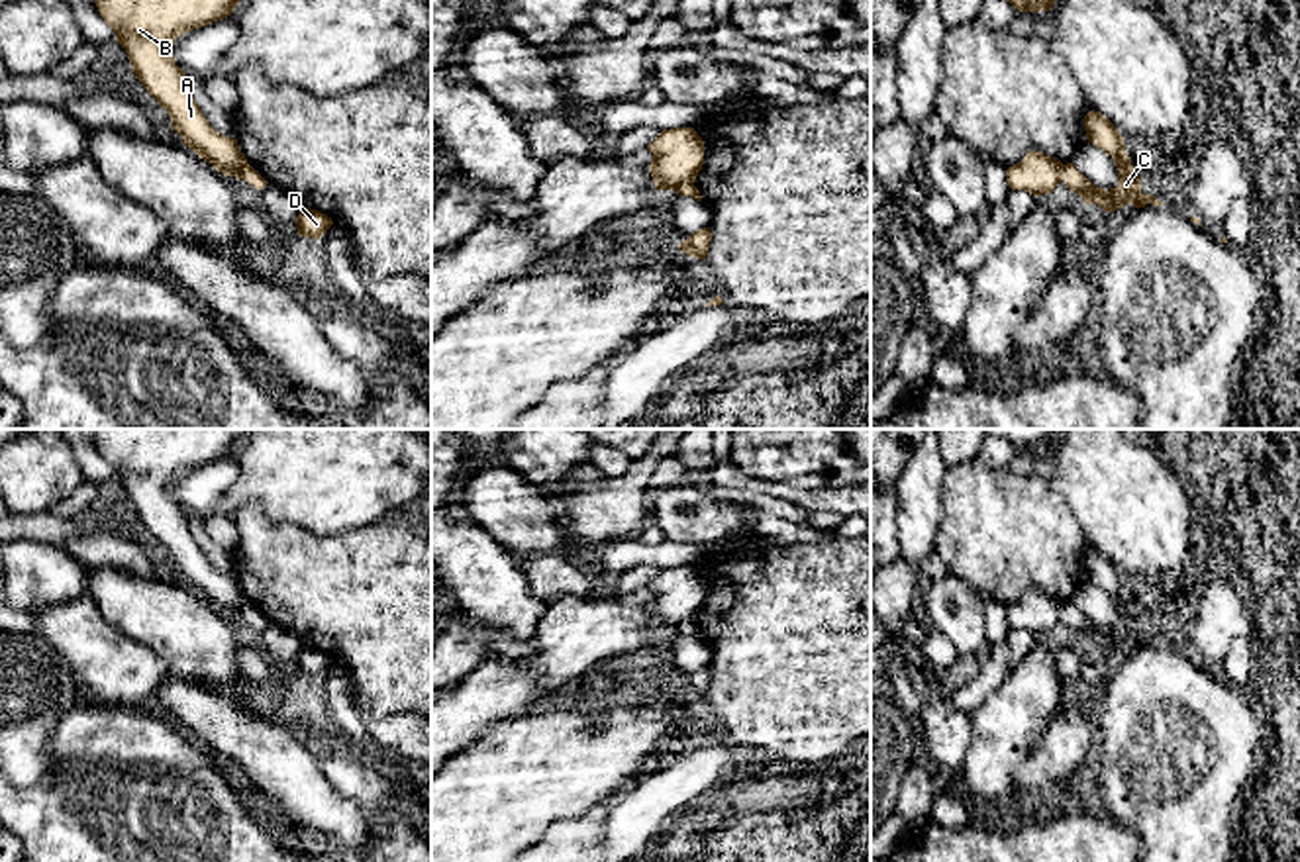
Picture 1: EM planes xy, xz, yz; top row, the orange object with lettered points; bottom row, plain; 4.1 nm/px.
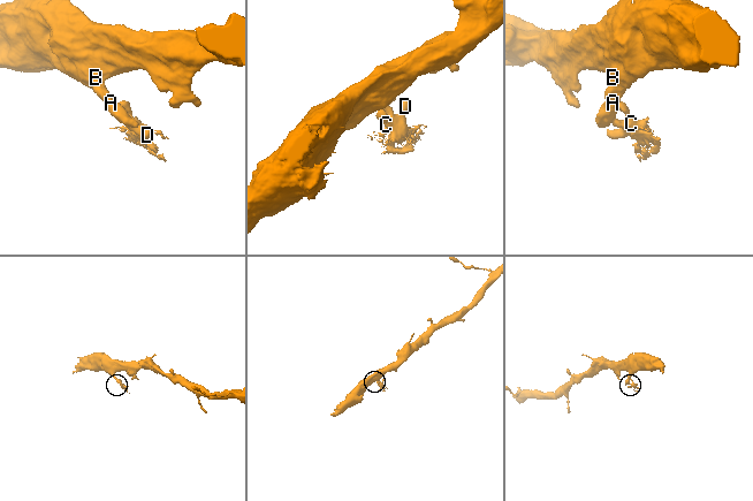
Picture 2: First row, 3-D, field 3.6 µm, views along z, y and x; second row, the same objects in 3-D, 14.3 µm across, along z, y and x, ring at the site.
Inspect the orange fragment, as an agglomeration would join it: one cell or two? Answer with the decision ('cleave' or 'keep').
cleave

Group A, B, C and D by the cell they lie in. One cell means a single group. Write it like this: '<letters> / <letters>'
A B / C D

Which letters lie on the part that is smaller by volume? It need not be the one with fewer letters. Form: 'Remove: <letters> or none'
Remove: C, D

